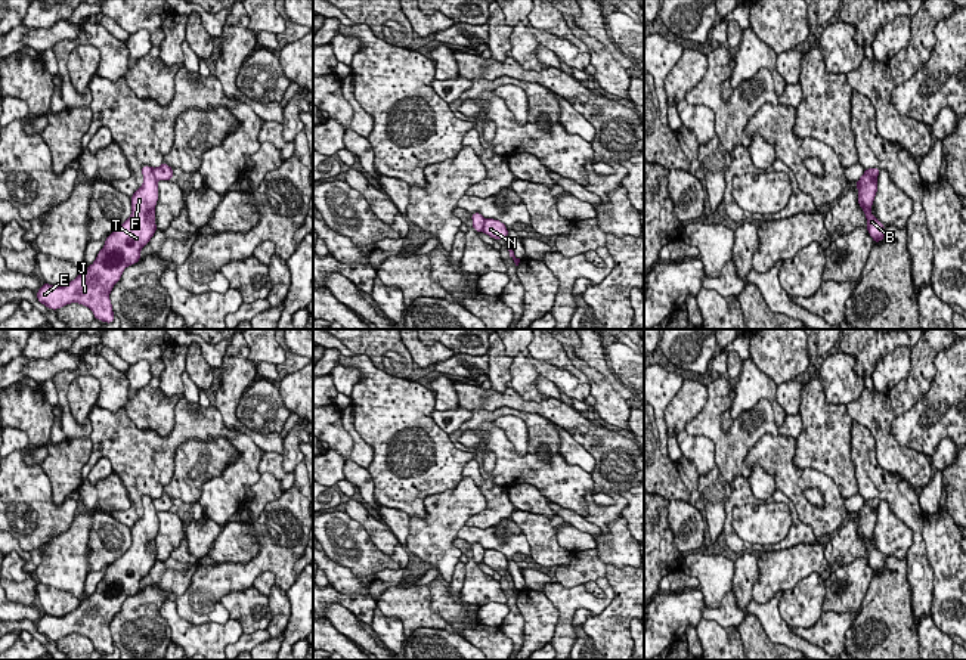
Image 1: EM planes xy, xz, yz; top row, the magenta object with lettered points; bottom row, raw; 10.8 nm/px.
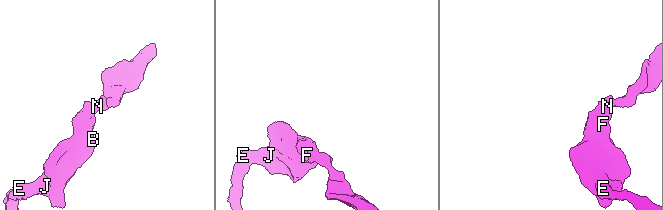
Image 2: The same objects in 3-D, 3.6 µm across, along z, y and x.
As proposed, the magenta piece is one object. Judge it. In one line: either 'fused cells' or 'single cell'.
fused cells

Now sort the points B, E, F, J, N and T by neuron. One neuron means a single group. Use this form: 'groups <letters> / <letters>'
groups B E F J T / N

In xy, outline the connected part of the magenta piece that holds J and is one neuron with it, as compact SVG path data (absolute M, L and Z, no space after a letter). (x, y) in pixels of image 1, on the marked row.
M143 165L140 173L143 174L143 185L130 196L131 216L108 235L95 263L64 286L44 282L35 292L38 303L52 310L78 303L89 307L95 319L106 323L114 322L109 294L121 279L124 269L140 260L140 250L157 232L158 180L149 165Z

